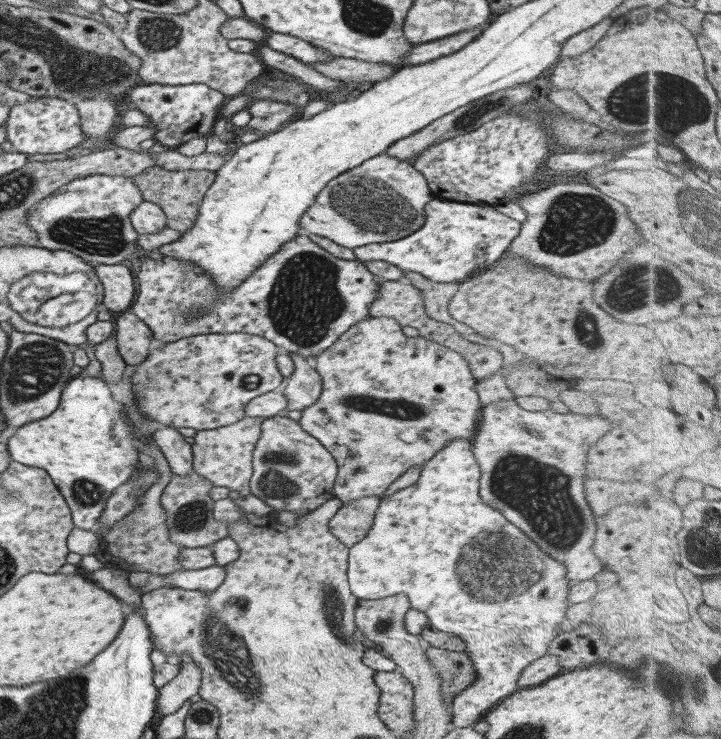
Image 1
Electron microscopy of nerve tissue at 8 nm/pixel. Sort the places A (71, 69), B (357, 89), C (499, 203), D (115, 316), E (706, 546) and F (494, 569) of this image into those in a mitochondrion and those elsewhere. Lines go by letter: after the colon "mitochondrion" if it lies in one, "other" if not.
A: mitochondrion
B: other
C: other
D: other
E: mitochondrion
F: mitochondrion

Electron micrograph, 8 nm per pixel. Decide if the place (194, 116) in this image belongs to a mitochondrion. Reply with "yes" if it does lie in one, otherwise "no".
no

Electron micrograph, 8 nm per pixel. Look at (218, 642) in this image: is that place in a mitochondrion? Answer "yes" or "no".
yes

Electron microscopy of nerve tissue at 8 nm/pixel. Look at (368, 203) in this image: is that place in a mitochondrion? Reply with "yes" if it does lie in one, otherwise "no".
yes

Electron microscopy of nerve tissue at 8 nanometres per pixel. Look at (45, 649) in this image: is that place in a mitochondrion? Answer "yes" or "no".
no

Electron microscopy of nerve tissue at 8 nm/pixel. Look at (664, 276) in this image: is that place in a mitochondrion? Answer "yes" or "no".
yes

